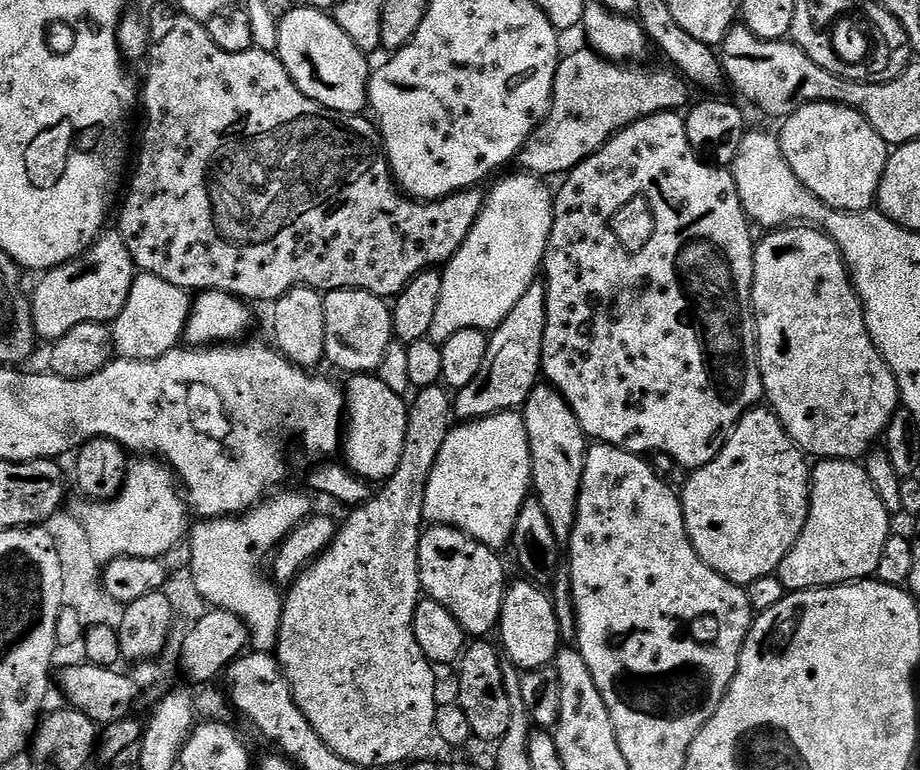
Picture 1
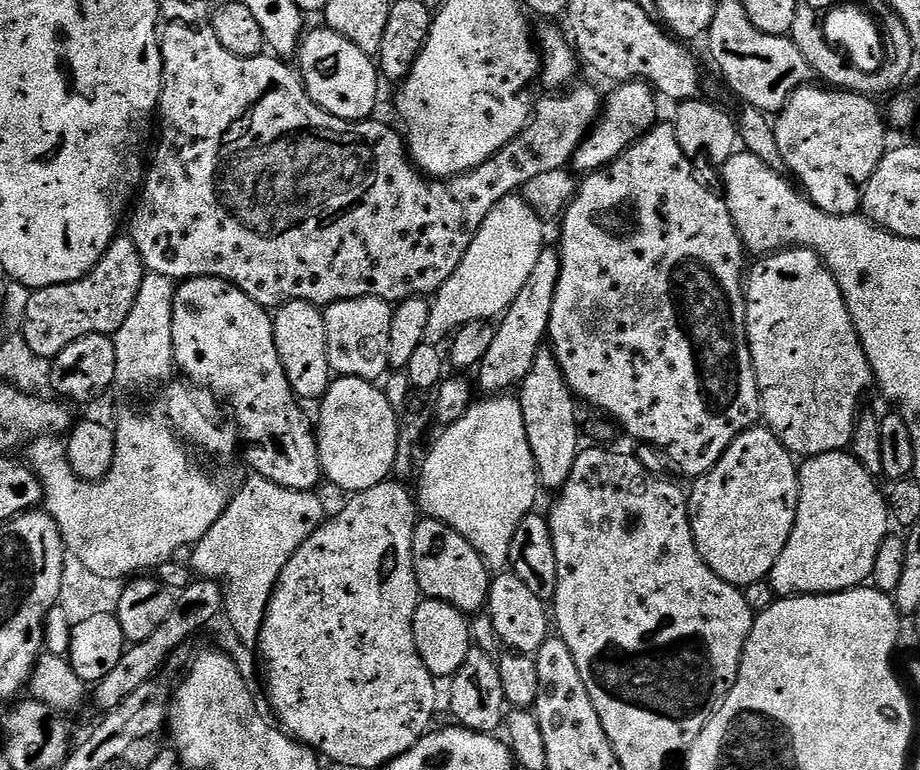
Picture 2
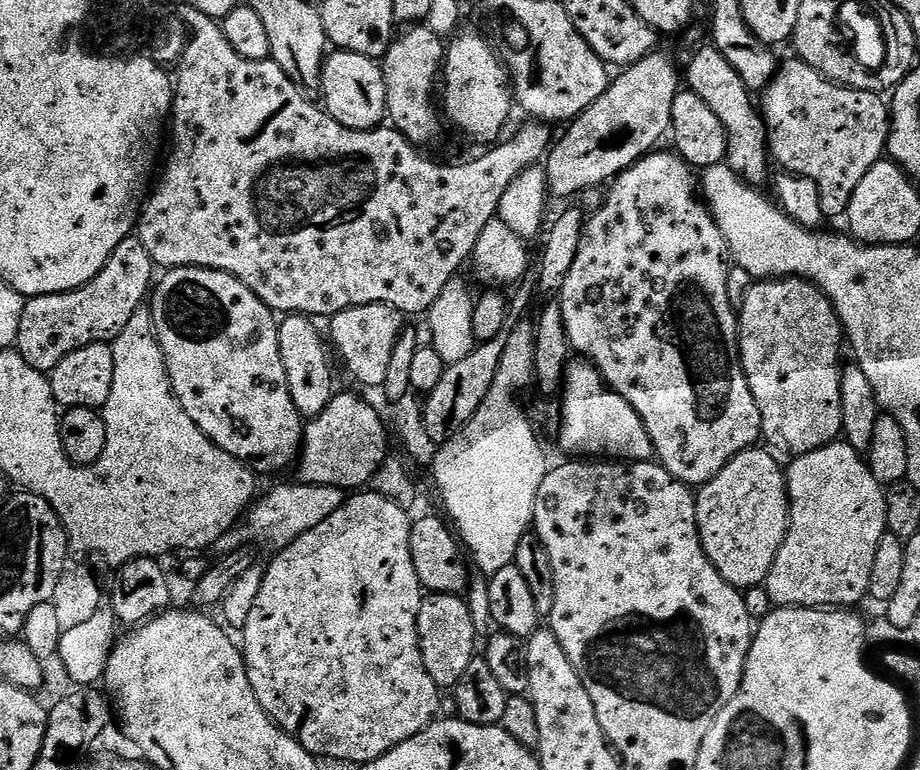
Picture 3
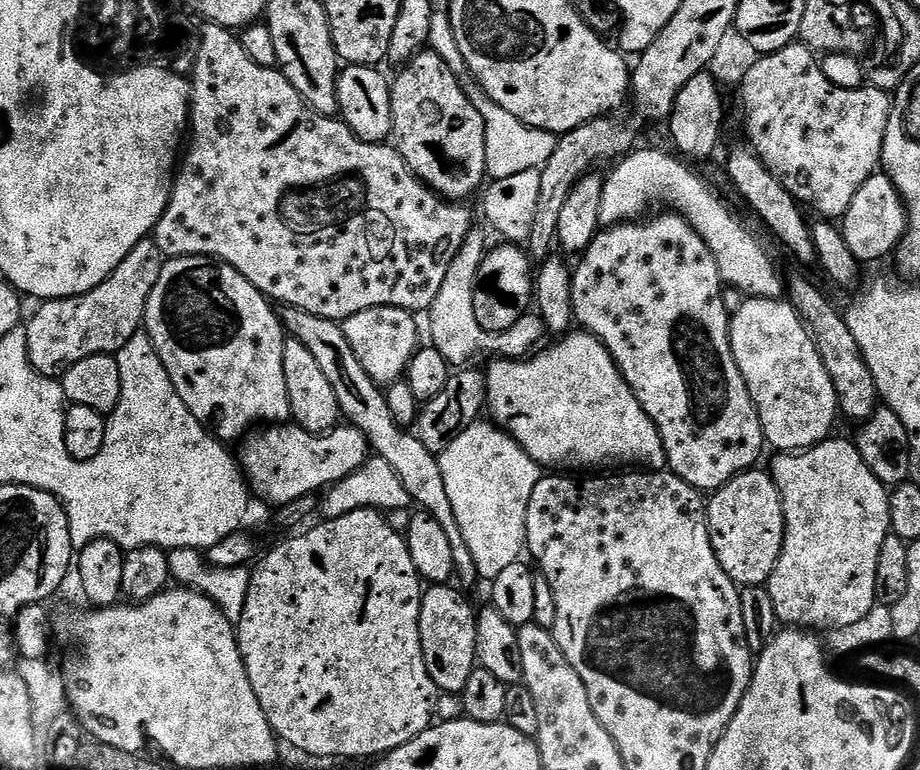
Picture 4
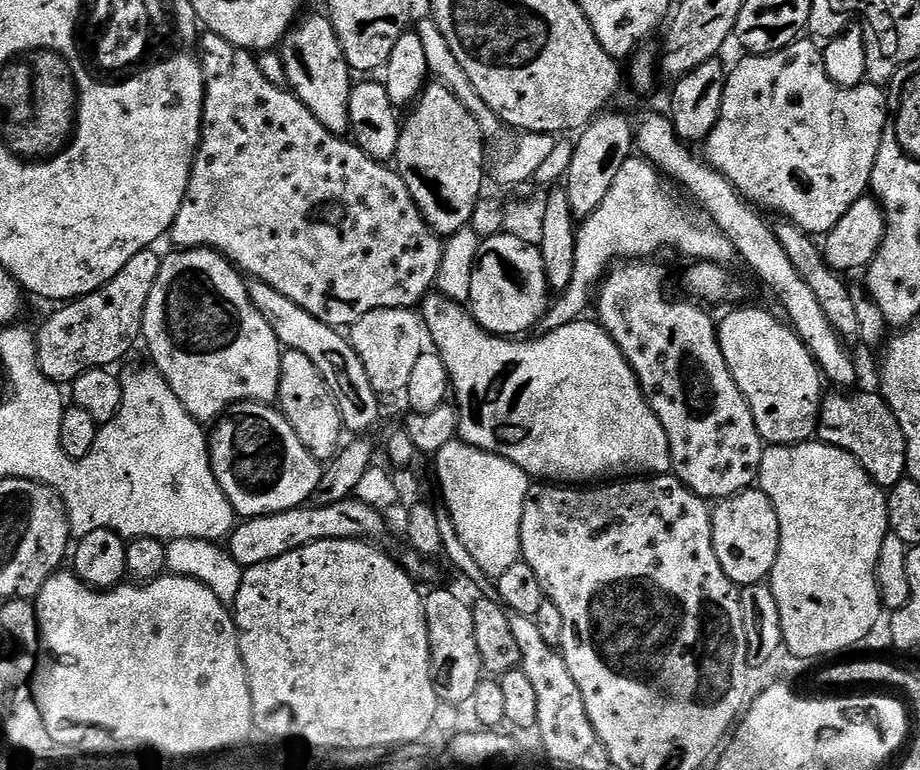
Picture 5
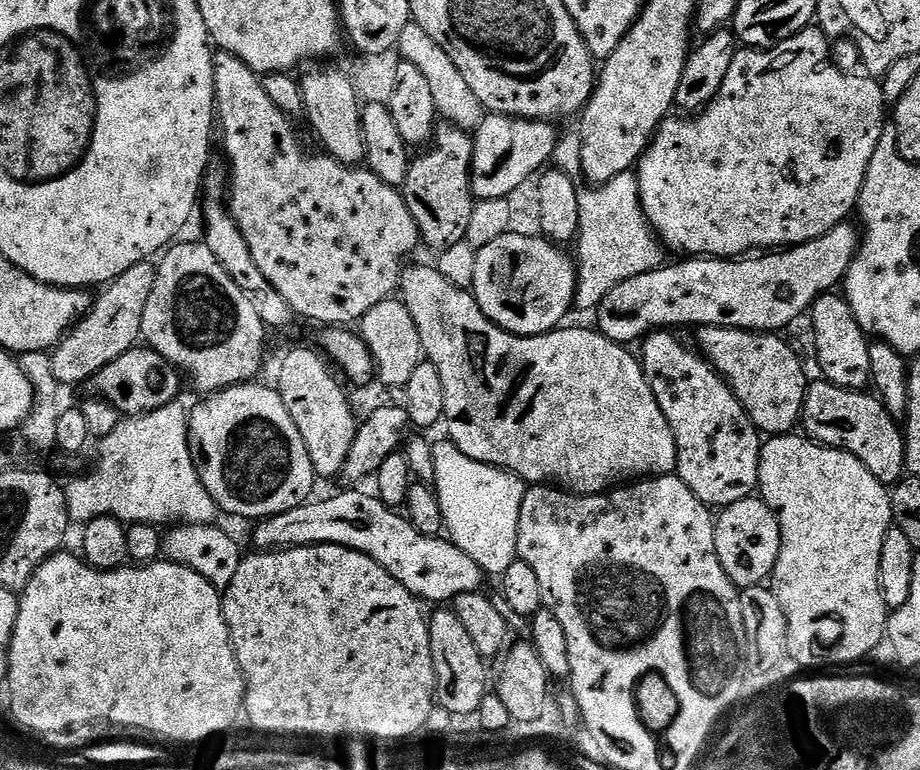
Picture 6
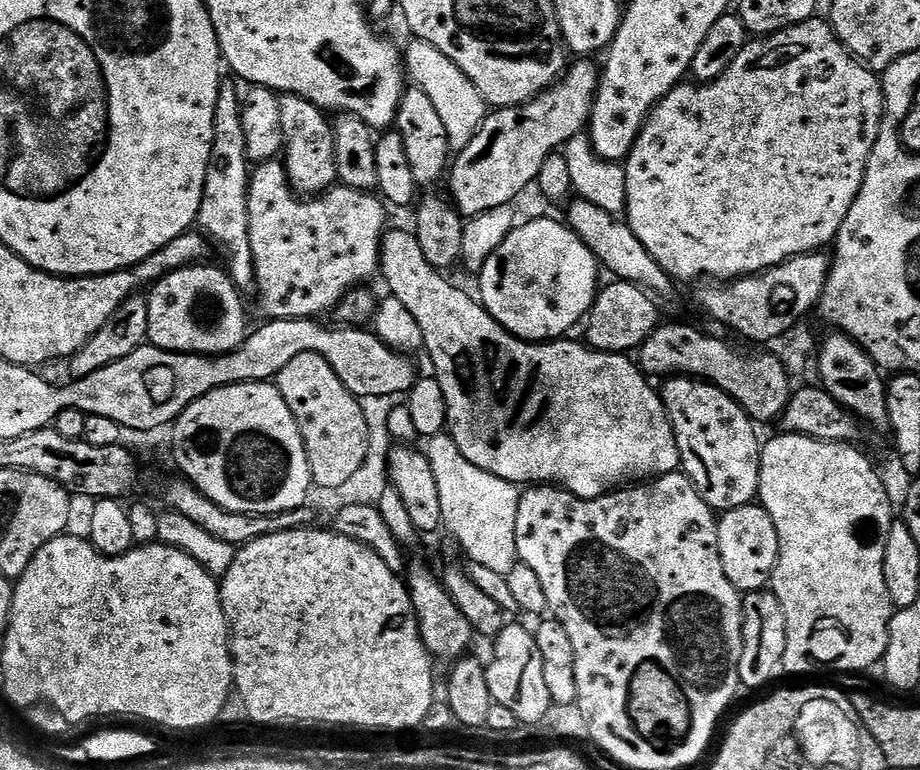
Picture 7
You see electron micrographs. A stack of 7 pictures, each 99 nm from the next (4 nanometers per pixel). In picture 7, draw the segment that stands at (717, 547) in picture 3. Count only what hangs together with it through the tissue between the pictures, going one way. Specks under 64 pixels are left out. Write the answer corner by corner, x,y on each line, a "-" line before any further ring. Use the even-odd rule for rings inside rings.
756,502
723,513
718,520
718,550
726,578
730,578
742,594
767,589
780,553
774,518
770,518
770,514
766,514
766,510

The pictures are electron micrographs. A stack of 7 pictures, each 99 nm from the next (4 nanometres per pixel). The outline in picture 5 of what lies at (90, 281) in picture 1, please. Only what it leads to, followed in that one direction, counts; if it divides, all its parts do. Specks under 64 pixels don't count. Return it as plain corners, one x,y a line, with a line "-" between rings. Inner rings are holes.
152,248
142,250
106,286
57,307
60,309
36,332
42,374
58,385
68,386
86,374
86,370
116,366
112,364
118,363
141,339
146,302
150,290
154,290
154,282
158,282
161,259
161,253

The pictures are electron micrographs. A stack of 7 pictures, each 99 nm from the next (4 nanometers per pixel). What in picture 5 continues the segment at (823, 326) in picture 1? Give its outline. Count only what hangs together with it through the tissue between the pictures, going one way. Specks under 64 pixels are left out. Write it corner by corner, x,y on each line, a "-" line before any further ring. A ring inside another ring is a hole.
735,308
728,310
733,312
719,317
716,337
722,350
722,358
726,358
726,366
730,366
730,374
750,406
750,414
754,414
754,426
758,426
758,434
768,446
809,443
817,435
820,422
820,367
816,365
814,358
808,353
808,347
800,341
795,330
779,315
771,316
764,308

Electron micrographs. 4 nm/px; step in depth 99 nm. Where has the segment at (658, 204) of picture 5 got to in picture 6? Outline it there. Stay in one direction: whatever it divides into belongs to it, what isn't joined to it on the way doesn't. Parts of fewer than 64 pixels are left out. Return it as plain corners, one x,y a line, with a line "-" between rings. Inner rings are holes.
635,171
618,174
610,182
580,188
580,234
575,241
577,309
591,313
626,278
653,272
666,264
666,249
644,217
640,183

